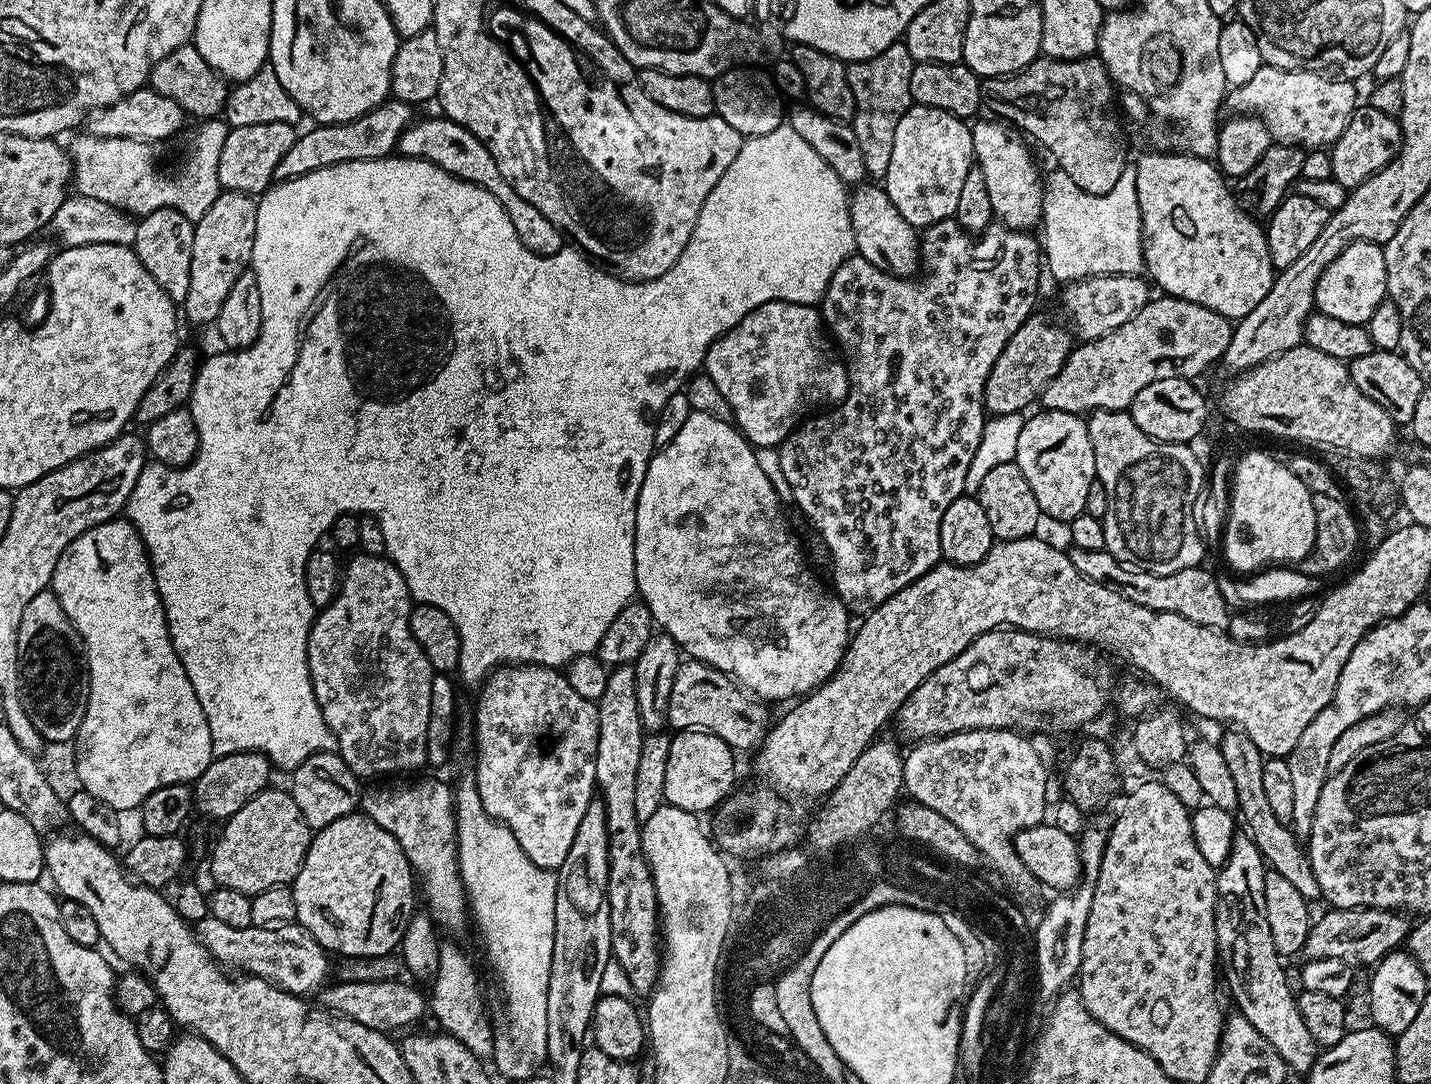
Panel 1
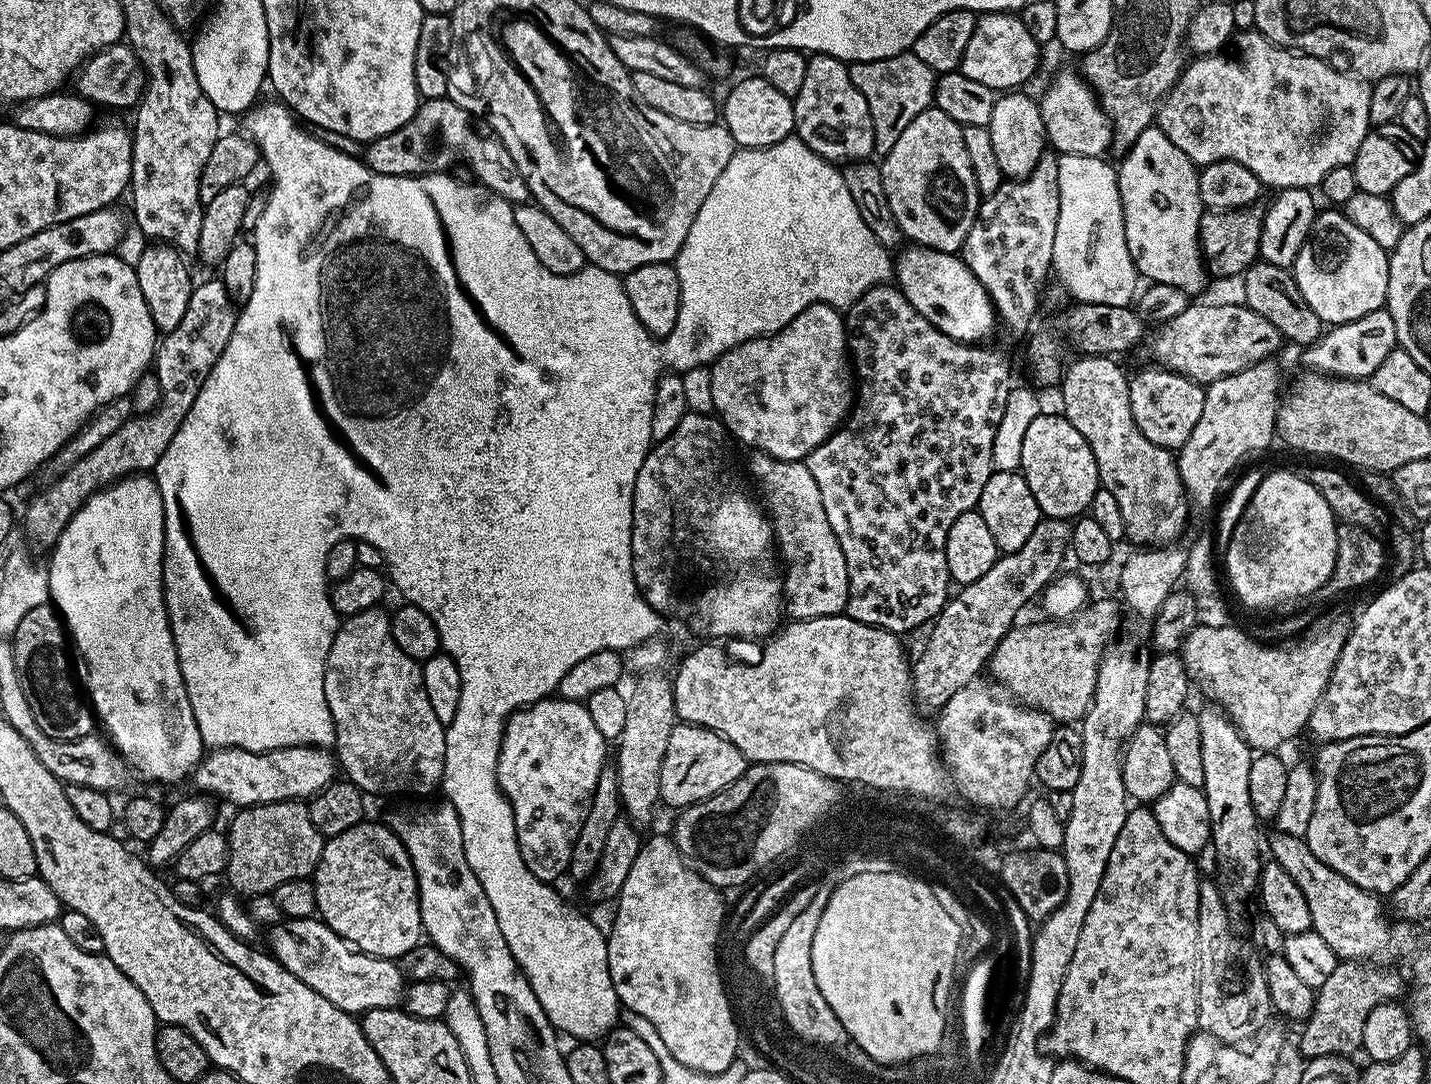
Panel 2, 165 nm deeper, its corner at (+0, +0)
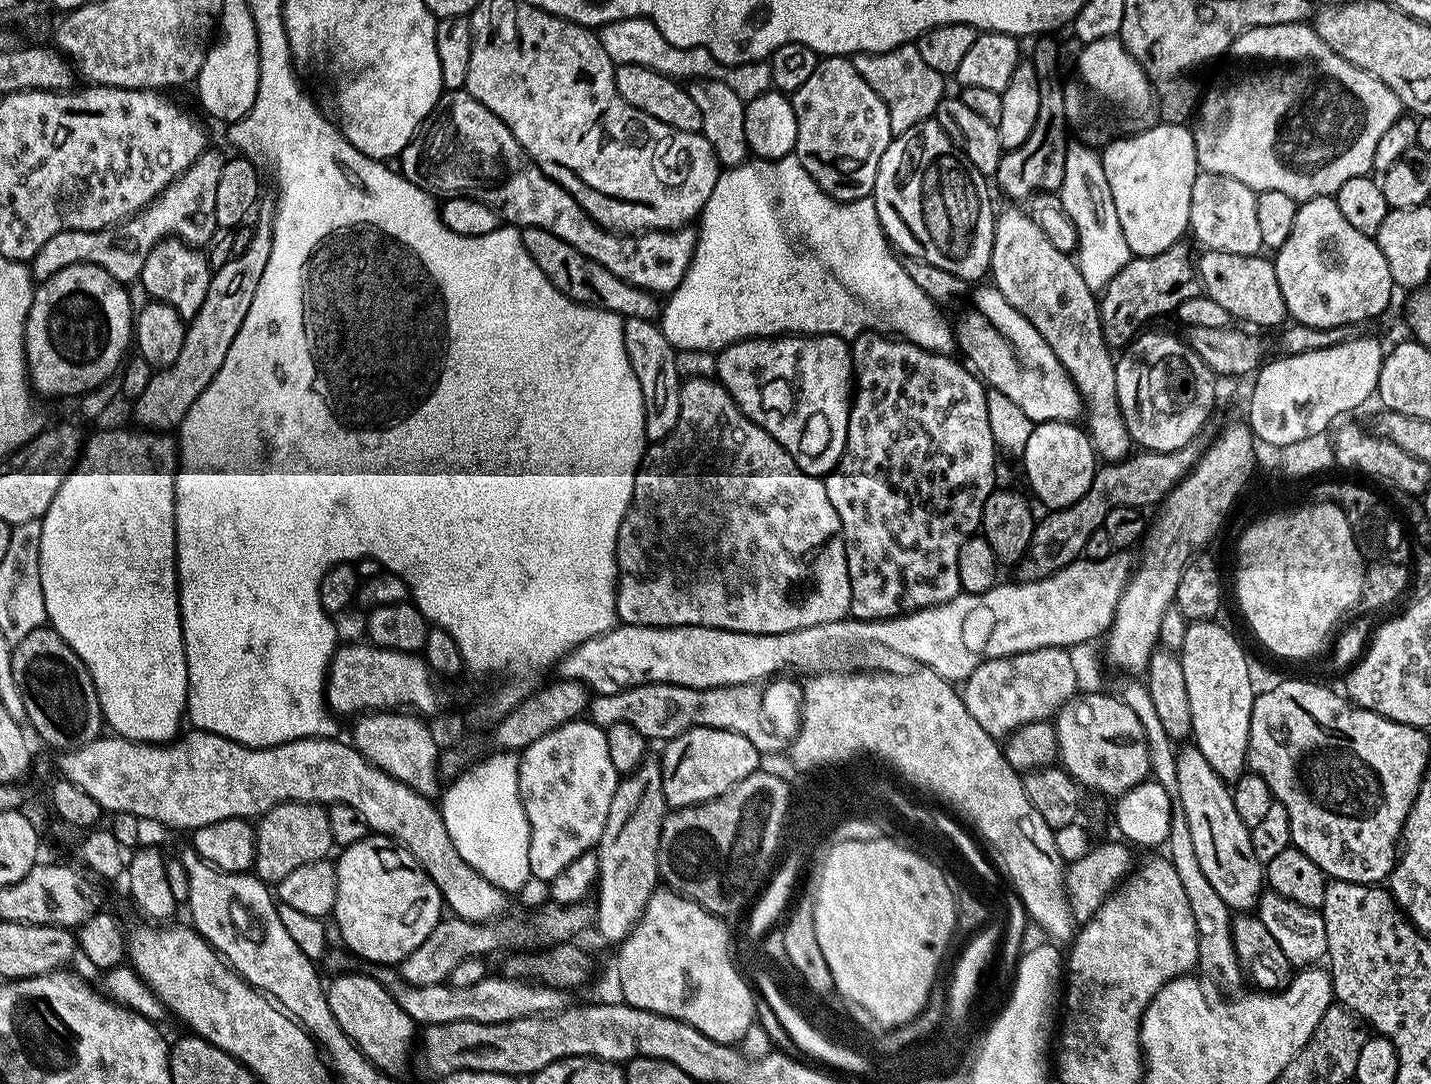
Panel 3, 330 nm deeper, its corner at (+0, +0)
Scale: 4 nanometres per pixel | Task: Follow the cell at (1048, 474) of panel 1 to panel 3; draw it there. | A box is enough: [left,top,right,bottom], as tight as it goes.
[1022,420,1096,509]

